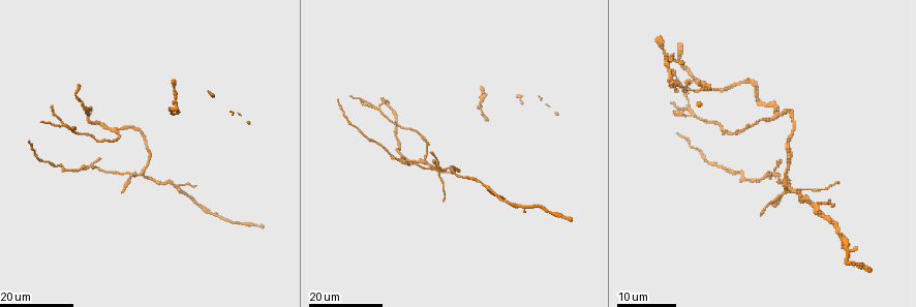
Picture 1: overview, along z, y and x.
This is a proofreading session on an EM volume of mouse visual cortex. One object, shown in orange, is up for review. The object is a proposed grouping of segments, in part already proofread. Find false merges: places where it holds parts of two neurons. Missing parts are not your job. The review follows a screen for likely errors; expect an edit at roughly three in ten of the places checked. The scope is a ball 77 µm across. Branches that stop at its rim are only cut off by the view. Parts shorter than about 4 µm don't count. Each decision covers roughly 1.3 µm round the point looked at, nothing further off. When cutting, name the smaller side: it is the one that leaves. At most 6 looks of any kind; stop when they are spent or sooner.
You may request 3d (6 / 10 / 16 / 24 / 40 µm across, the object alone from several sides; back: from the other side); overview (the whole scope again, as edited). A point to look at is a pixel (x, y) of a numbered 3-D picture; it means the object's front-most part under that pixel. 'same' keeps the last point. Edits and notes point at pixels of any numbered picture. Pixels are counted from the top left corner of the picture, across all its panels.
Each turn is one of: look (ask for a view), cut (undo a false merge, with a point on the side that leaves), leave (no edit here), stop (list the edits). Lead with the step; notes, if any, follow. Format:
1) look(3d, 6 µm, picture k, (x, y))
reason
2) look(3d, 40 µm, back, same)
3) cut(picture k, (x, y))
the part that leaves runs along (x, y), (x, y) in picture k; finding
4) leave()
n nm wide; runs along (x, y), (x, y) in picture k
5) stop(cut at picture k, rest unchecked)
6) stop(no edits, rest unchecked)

look(3d, 24 µm, picture 1, (371, 108))

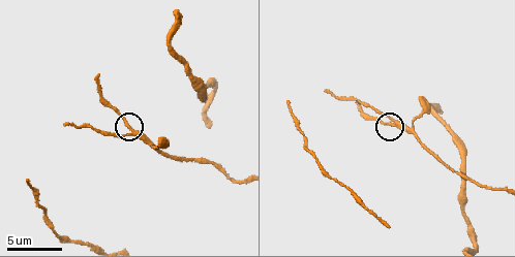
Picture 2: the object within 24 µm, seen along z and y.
look(3d, 10 µm, picture 2, (391, 125))
closer look

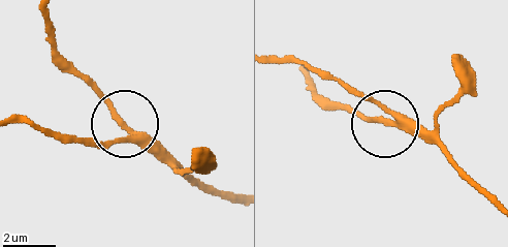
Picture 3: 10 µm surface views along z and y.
leave()
240 nm wide; one neuron here

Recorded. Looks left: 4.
look(3d, 16 µm, picture 1, (429, 142))

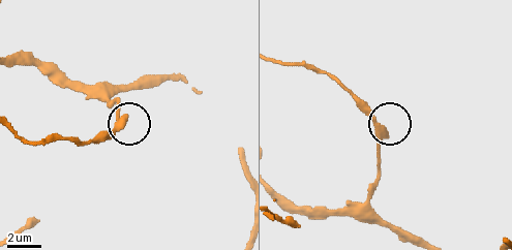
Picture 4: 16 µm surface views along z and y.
look(3d, 6 µm, picture 4, (386, 133))

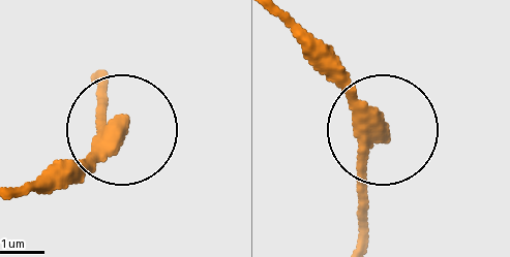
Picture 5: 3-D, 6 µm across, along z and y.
leave()
runs along (96, 85), (96, 115), (111, 133), (56, 182) in picture 5; all the same neuron

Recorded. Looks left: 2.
look(3d, 16 µm, picture 1, (772, 118))

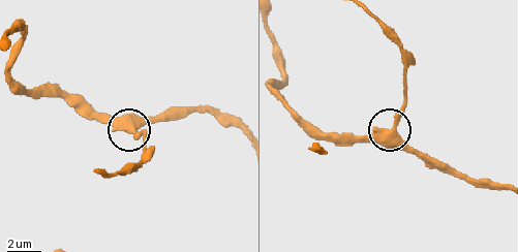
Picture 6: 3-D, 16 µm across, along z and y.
look(3d, 10 µm, picture 6, (390, 133))

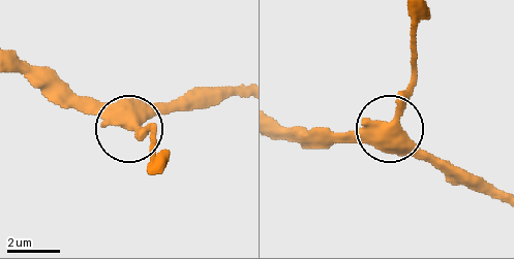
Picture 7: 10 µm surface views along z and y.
leave()
side arm 32 µm; runs along (201, 92), (150, 107), (123, 125), (58, 105) in picture 7; one neuron here

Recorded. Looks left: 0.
stop(no edits, rest unchecked)

